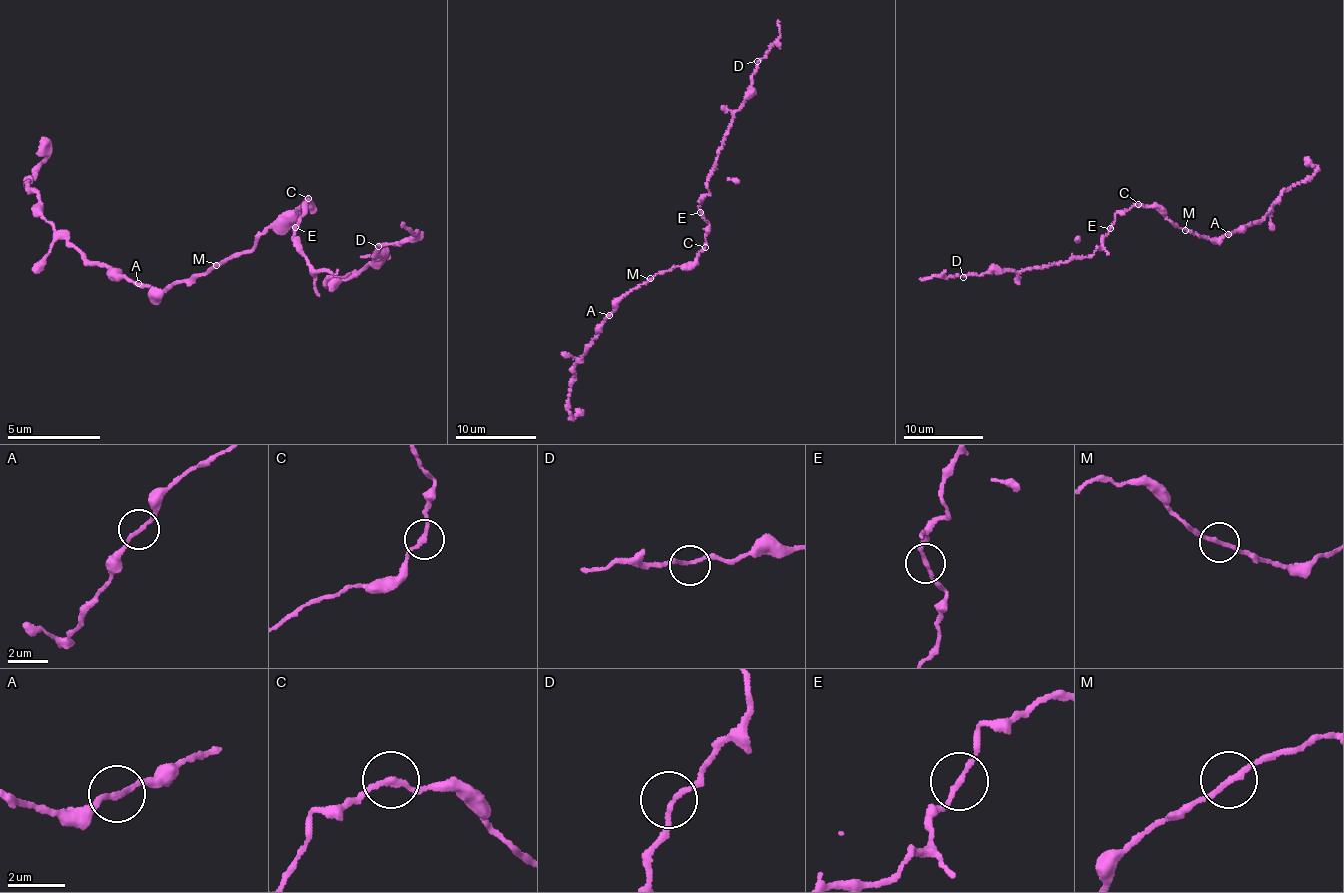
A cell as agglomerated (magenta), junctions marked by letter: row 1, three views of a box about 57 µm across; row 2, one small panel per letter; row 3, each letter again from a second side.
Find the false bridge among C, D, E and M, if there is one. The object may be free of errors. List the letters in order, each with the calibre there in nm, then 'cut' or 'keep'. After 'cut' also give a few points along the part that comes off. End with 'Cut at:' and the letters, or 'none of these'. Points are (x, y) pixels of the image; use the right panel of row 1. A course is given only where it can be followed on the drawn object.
C: 190 nm thick; keep
D: 160 nm thick; keep
E: 160 nm thick; keep
M: 180 nm thick; cut; foreign part runs (1185, 229), (1214, 240), (1262, 219), (1280, 193), (1311, 176), (1314, 169), (1305, 157)
Cut at: M

